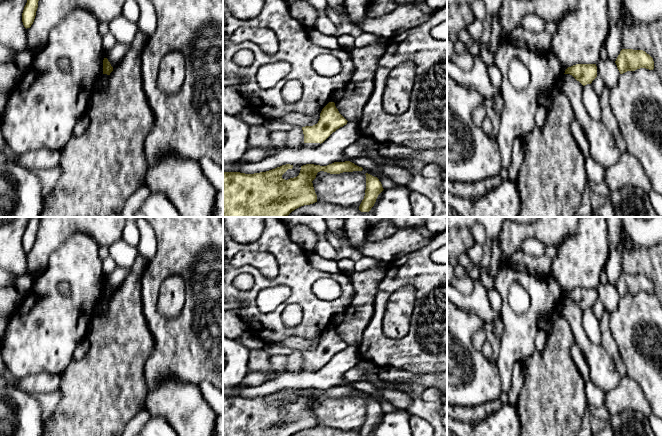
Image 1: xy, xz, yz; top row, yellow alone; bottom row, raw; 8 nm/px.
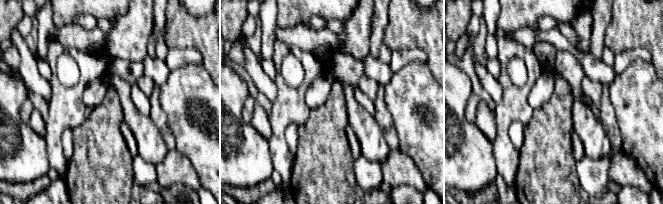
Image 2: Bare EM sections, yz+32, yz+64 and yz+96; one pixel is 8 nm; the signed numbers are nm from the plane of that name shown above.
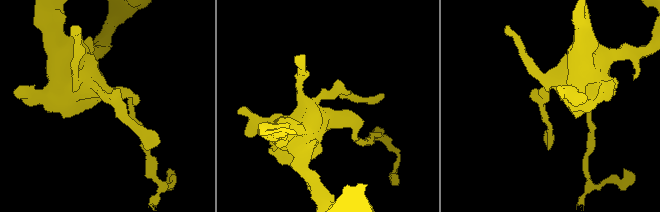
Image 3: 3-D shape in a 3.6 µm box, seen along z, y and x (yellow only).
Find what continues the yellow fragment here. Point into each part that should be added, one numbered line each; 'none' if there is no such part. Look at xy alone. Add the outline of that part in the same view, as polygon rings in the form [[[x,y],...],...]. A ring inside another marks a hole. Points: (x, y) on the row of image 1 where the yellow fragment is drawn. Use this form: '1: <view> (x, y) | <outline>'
none

